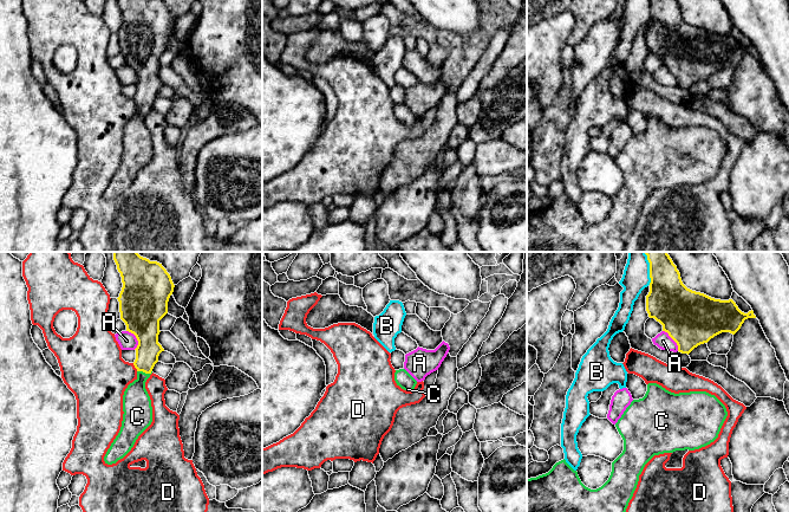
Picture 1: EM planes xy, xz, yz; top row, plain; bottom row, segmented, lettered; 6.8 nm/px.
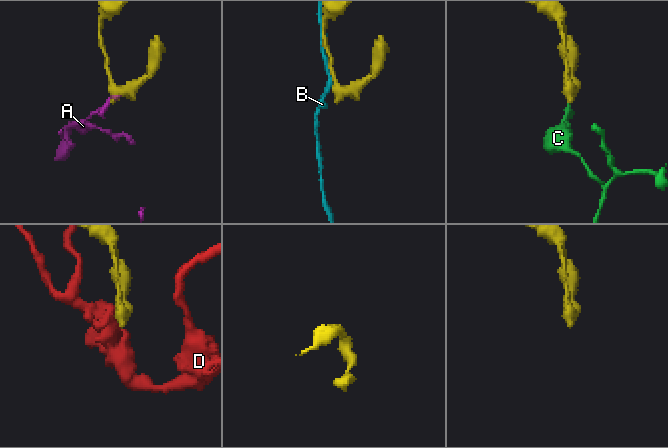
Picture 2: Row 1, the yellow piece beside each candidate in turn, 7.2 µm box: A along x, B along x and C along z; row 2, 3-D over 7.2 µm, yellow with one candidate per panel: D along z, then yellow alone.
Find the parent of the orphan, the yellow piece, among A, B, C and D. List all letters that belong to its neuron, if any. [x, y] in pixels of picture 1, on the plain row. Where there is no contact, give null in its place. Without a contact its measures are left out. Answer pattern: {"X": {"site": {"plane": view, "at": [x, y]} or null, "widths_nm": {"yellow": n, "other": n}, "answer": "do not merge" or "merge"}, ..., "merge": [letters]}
{"A": {"site": {"plane": "xy", "at": [136, 72]}, "widths_nm": {"yellow": 340, "other": 120}, "answer": "do not merge"}, "B": {"site": {"plane": "yz", "at": [650, 10]}, "widths_nm": {"yellow": 300, "other": 180}, "answer": "do not merge"}, "C": {"site": {"plane": "xy", "at": [144, 107]}, "widths_nm": {"yellow": 160, "other": 190}, "answer": "merge"}, "D": {"site": {"plane": "xy", "at": [135, 102]}, "widths_nm": {"yellow": 160, "other": 400}, "answer": "do not merge"}, "merge": ["C"]}

